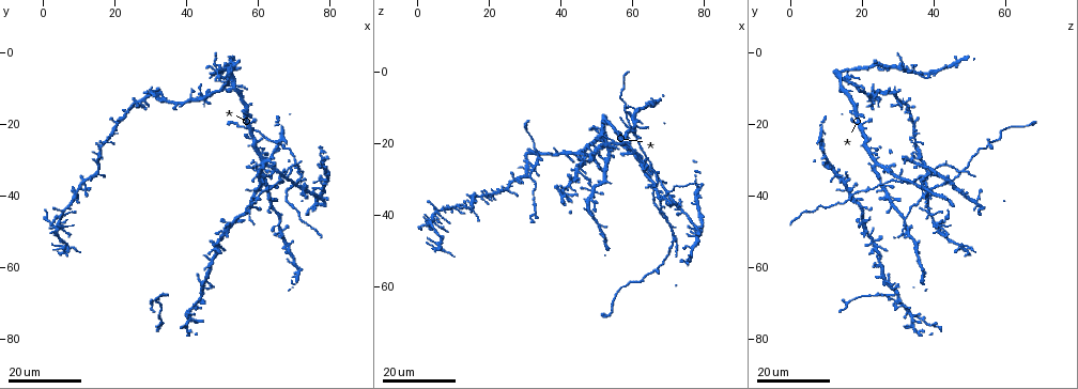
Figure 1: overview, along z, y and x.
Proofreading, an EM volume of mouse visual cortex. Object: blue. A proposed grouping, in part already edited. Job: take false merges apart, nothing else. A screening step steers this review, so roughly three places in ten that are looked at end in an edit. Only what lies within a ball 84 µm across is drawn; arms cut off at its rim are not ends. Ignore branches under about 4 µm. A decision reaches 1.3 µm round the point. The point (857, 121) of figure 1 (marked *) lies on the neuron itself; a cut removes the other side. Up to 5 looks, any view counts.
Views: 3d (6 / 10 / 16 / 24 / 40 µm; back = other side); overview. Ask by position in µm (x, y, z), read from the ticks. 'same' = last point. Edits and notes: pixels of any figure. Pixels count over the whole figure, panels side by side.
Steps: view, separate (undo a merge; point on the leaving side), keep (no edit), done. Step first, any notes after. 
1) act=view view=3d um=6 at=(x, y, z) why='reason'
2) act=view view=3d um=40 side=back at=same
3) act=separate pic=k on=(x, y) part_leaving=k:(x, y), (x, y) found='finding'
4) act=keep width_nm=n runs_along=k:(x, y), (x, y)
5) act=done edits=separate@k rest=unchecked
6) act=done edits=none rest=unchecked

act=view view=3d um=16 at=(48.0, 5.0, 32.5) why='small branch off a trunk'

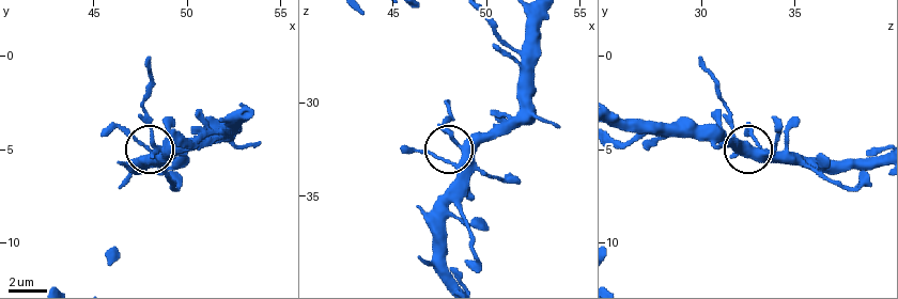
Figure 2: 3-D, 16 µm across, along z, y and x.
act=view view=3d um=10 at=(48.8, 5.2, 32.5)

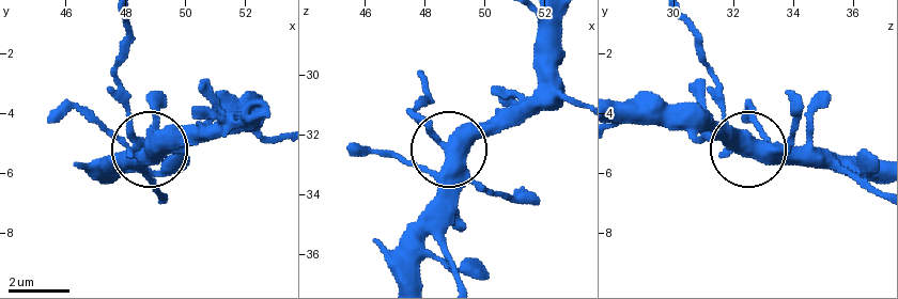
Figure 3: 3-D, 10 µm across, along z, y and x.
act=view view=3d um=10 side=back at=(48.8, 5.2, 32.5) why='other side'

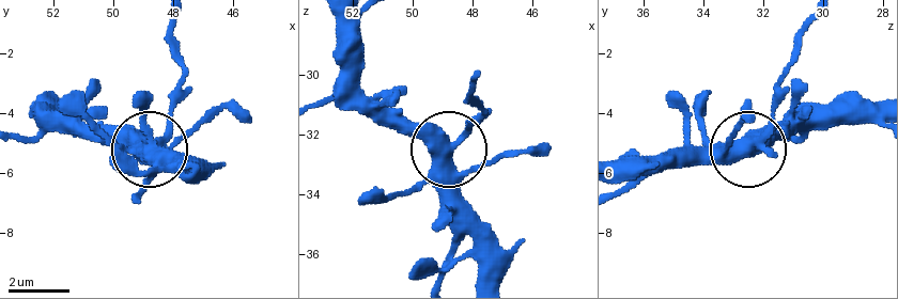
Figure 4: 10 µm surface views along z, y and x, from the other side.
act=keep arms=5 found='one neuron here'

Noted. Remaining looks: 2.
act=view view=3d um=24 at=(59.0, 40.5, 17.0) why='four arms meet'

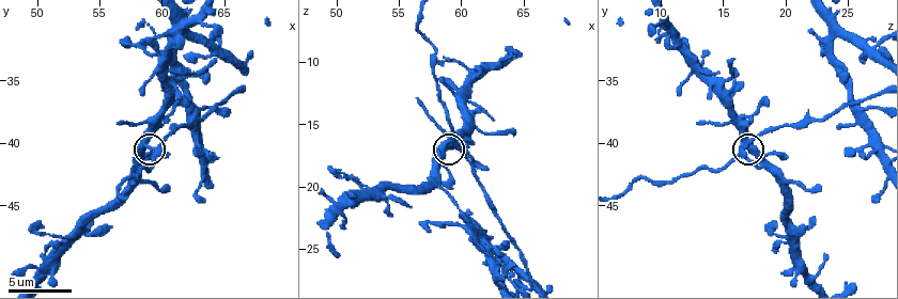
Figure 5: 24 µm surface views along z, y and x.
act=view view=3d um=6 at=(59.4, 40.8, 16.6)

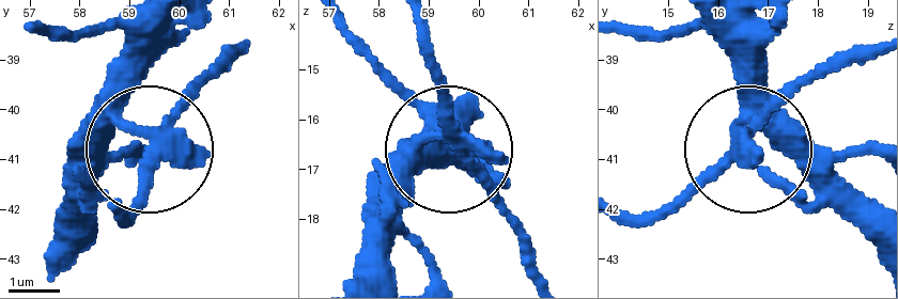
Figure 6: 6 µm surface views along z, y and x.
act=keep side_arm_um=22 arms=4 found='continuous, no second neuron'

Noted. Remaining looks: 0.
act=done edits=none rest=unchecked

